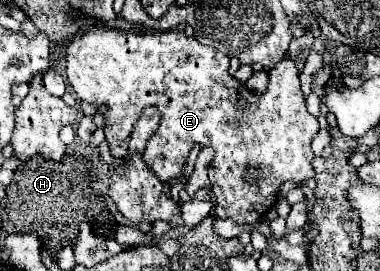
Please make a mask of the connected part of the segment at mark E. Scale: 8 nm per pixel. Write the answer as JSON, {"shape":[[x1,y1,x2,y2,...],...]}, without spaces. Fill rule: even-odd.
{"shape":[[100,19,72,35,66,45,66,77,72,91,104,115,104,133,114,157,128,153,128,137,136,119,148,105,156,105,162,121,142,153,146,165,160,181,170,181,180,177,194,143,216,149,208,173,218,201,216,217,256,223,276,203,278,187,284,182,301,183,314,177,310,143,320,125,306,109,298,69,290,57,272,67,264,95,252,93,244,83,230,77,228,65,228,55,186,37,180,29,128,33,108,27],[248,165,260,172,256,183,242,179]]}

